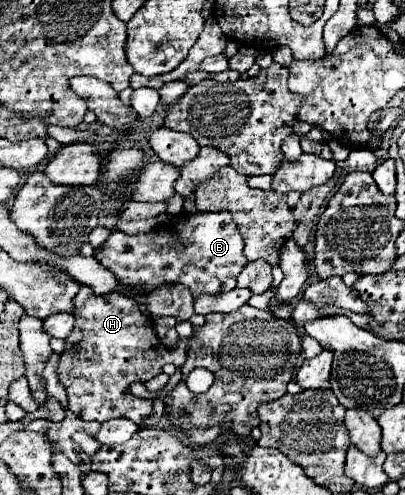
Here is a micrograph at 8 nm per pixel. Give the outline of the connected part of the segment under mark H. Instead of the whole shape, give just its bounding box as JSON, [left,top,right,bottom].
[59,287,177,427]

